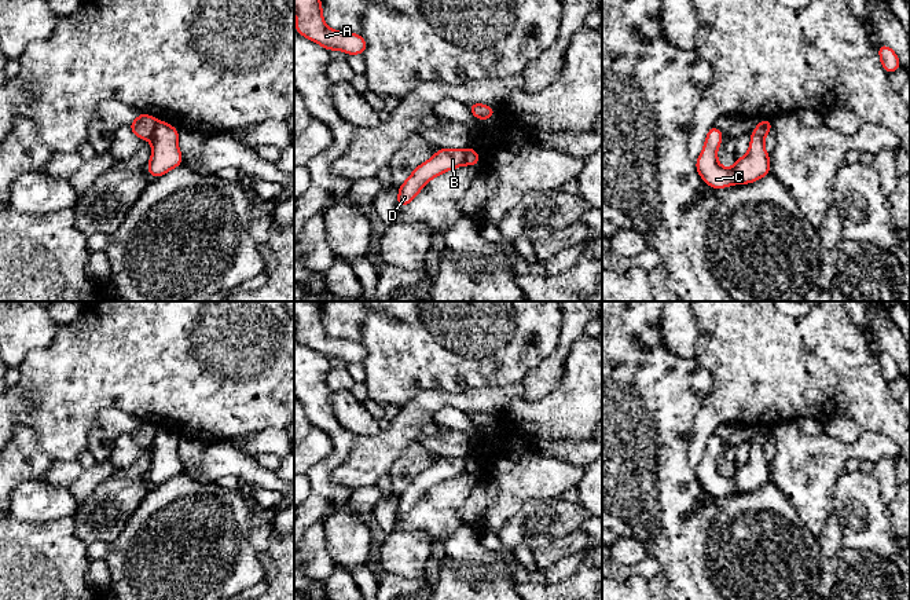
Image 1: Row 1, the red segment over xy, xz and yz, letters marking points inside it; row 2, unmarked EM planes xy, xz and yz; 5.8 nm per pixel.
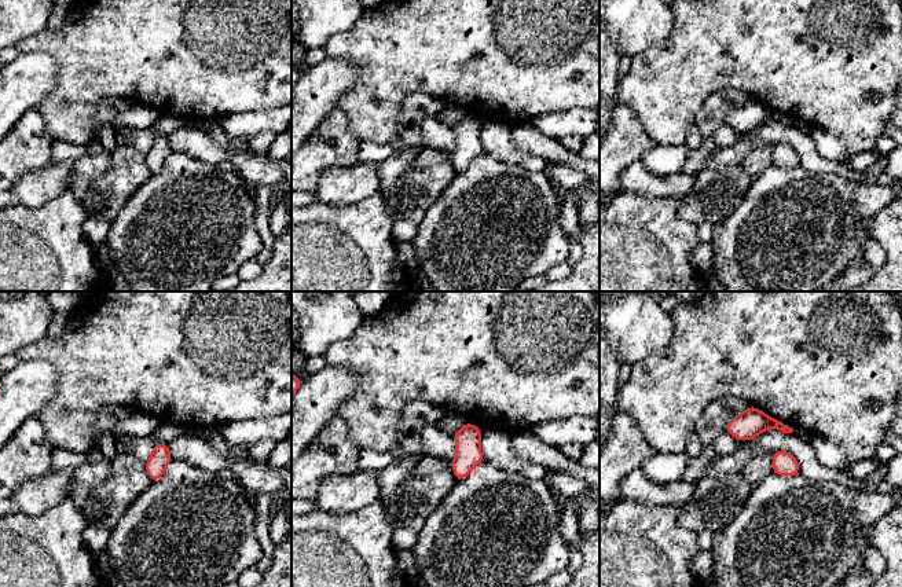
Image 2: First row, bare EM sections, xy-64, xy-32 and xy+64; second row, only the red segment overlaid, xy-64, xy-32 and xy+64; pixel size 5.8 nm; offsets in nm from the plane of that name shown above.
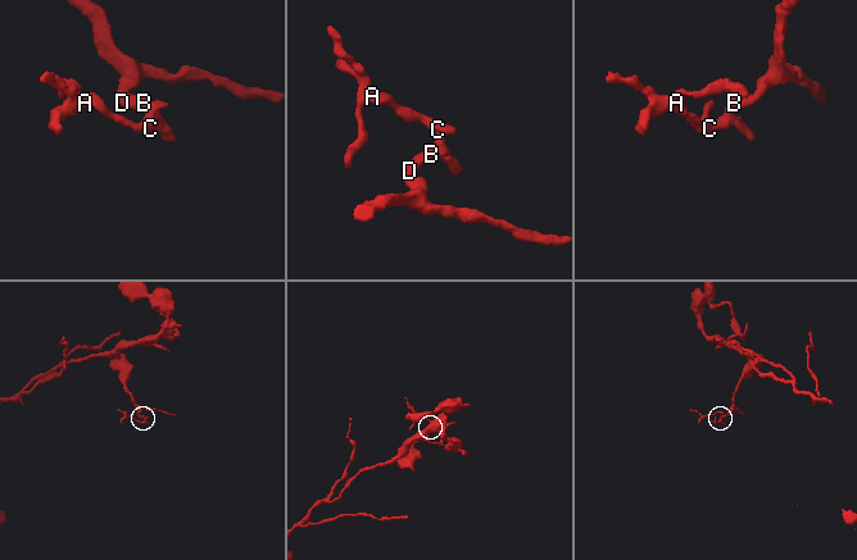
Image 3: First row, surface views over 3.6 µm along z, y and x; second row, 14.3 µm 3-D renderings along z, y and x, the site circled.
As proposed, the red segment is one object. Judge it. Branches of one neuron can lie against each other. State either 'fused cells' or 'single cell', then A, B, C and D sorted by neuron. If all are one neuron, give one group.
fused cells; A C / B D

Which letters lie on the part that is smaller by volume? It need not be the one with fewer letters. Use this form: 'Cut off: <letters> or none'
Cut off: A, C

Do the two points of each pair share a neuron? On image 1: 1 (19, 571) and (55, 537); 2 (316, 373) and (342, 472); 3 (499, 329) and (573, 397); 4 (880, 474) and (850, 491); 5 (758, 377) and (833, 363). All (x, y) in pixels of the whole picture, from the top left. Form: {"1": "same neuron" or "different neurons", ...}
{"1": "same neuron", "2": "different neurons", "3": "different neurons", "4": "different neurons", "5": "same neuron"}

